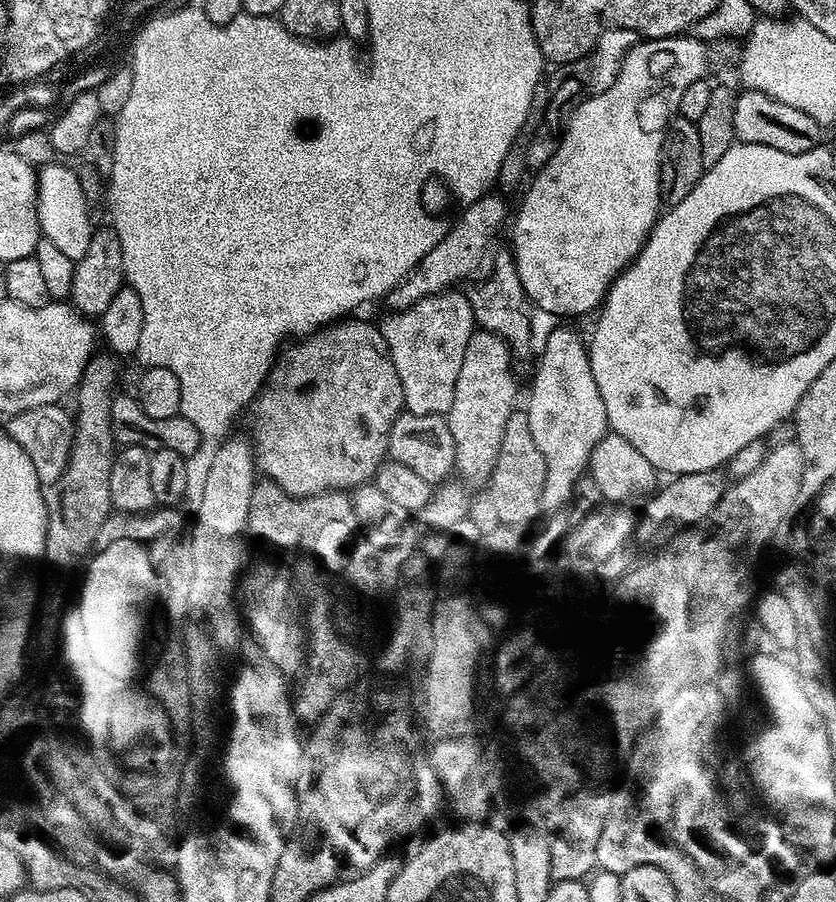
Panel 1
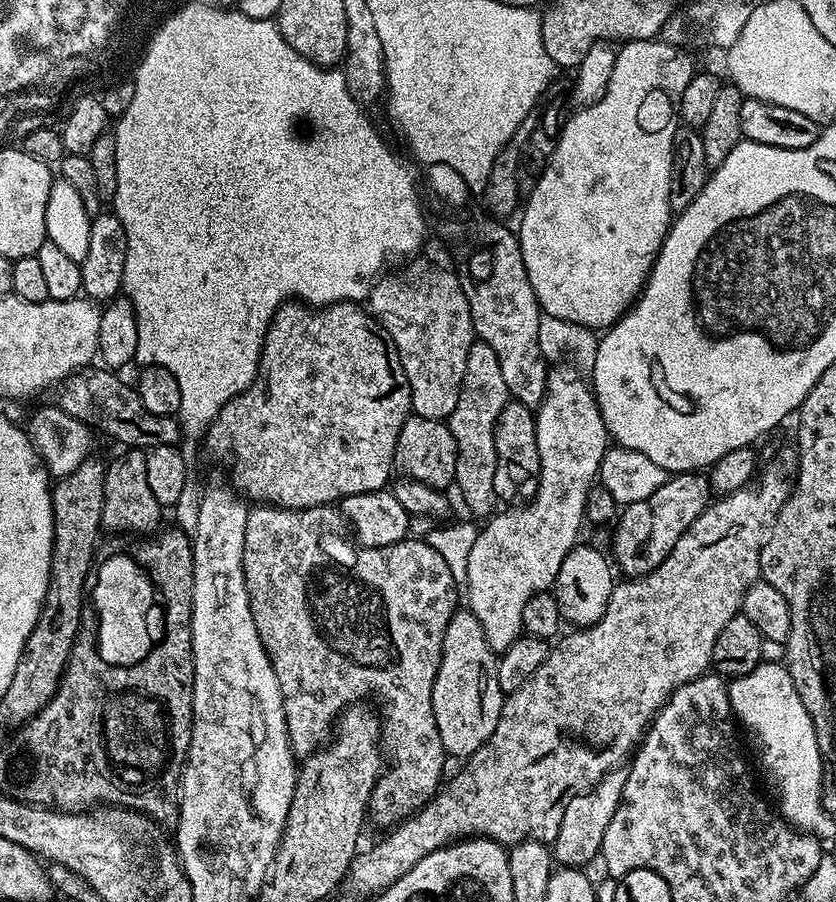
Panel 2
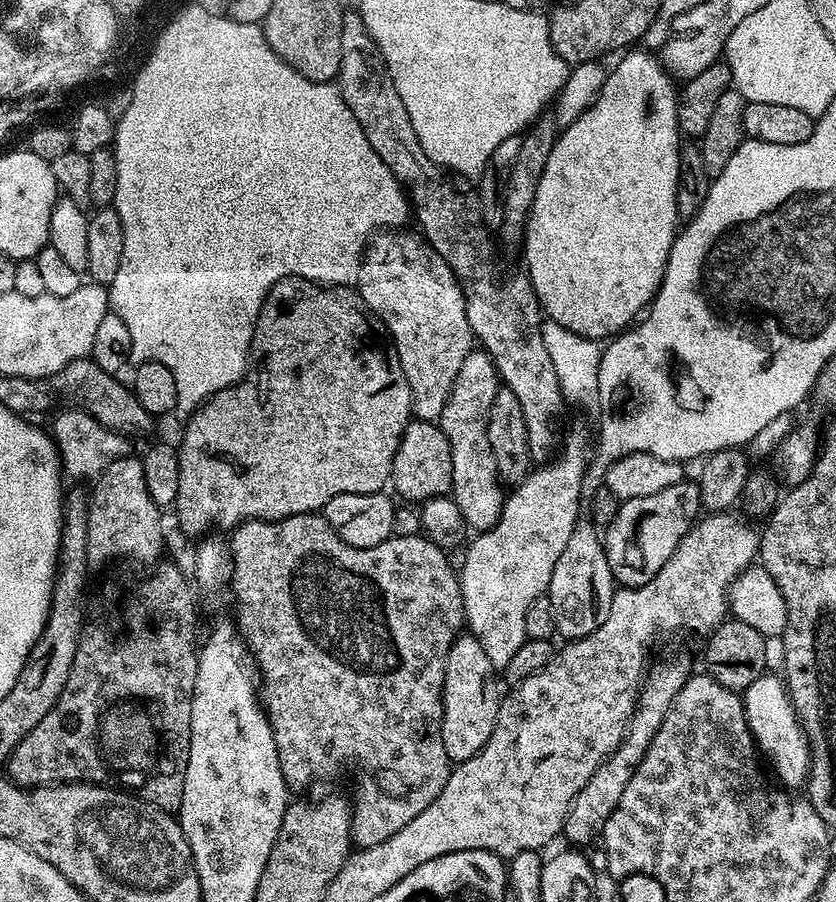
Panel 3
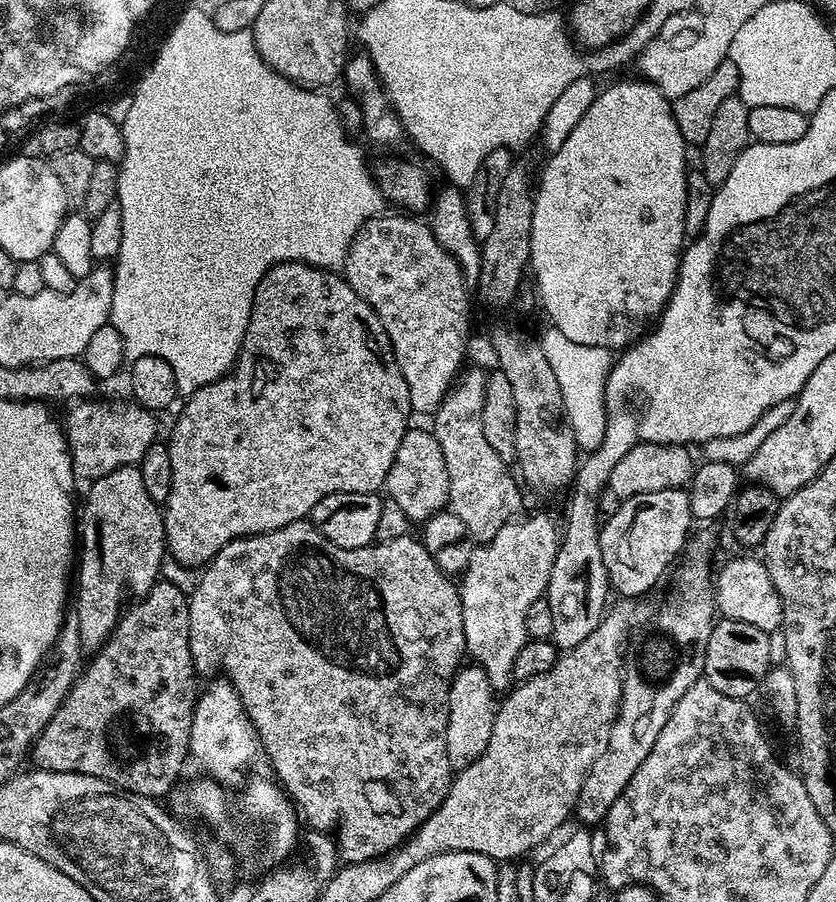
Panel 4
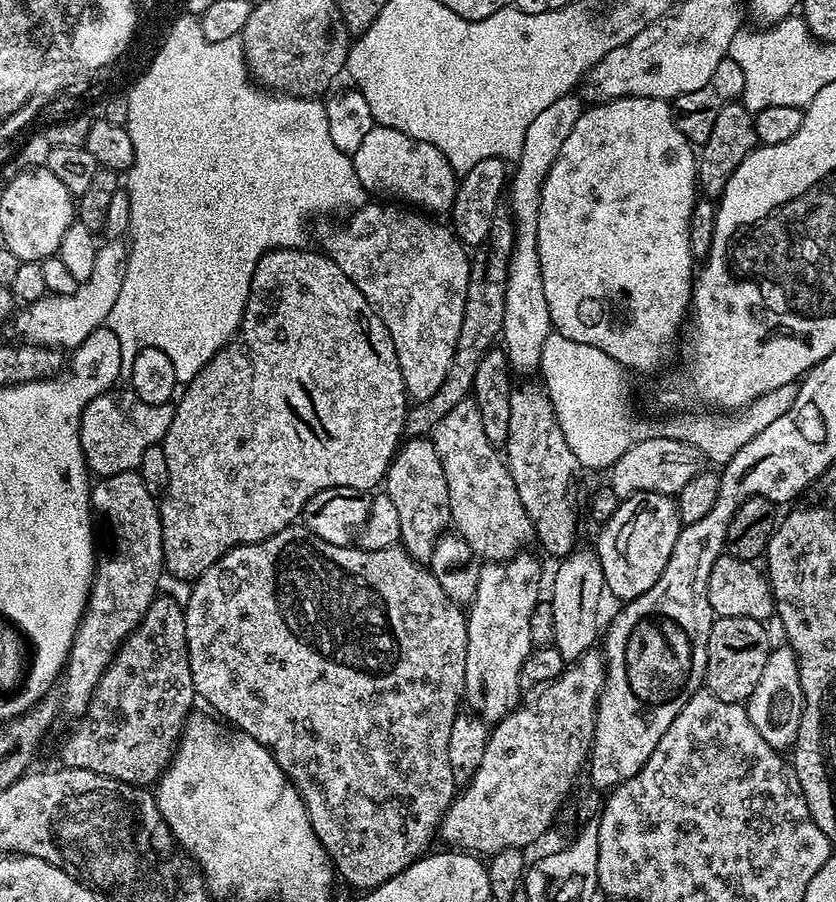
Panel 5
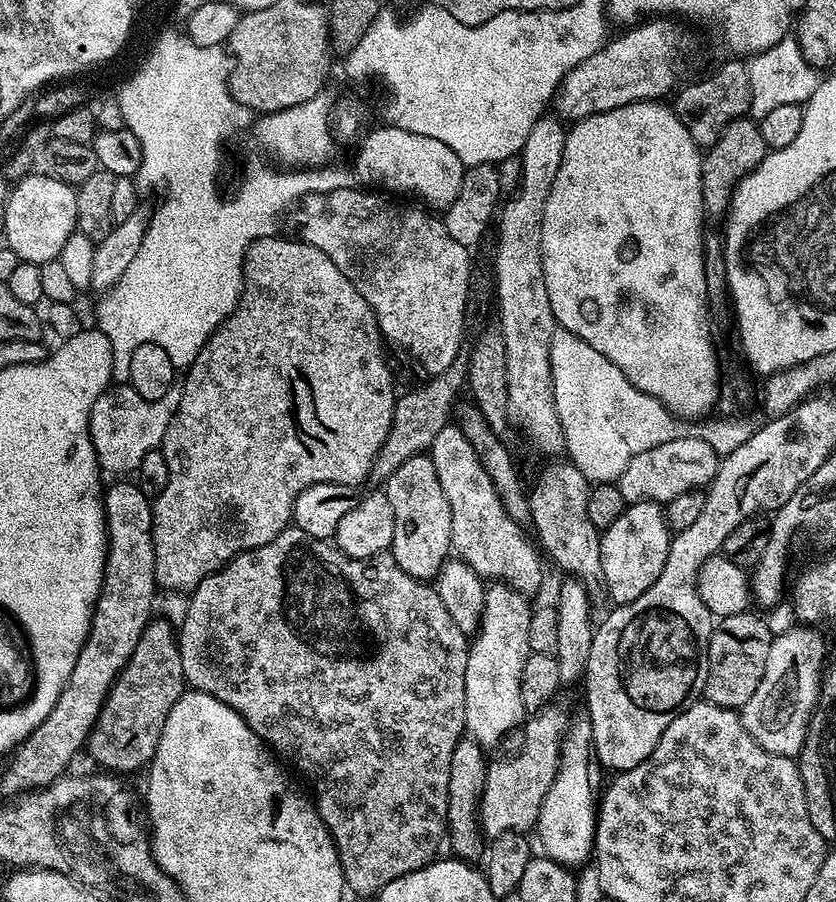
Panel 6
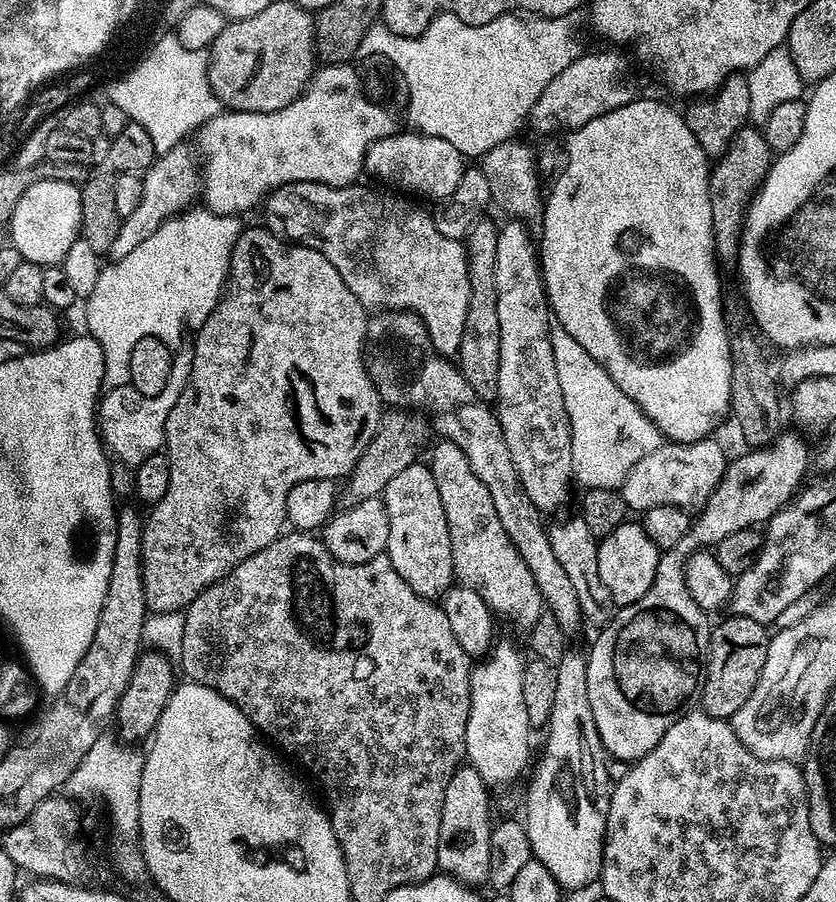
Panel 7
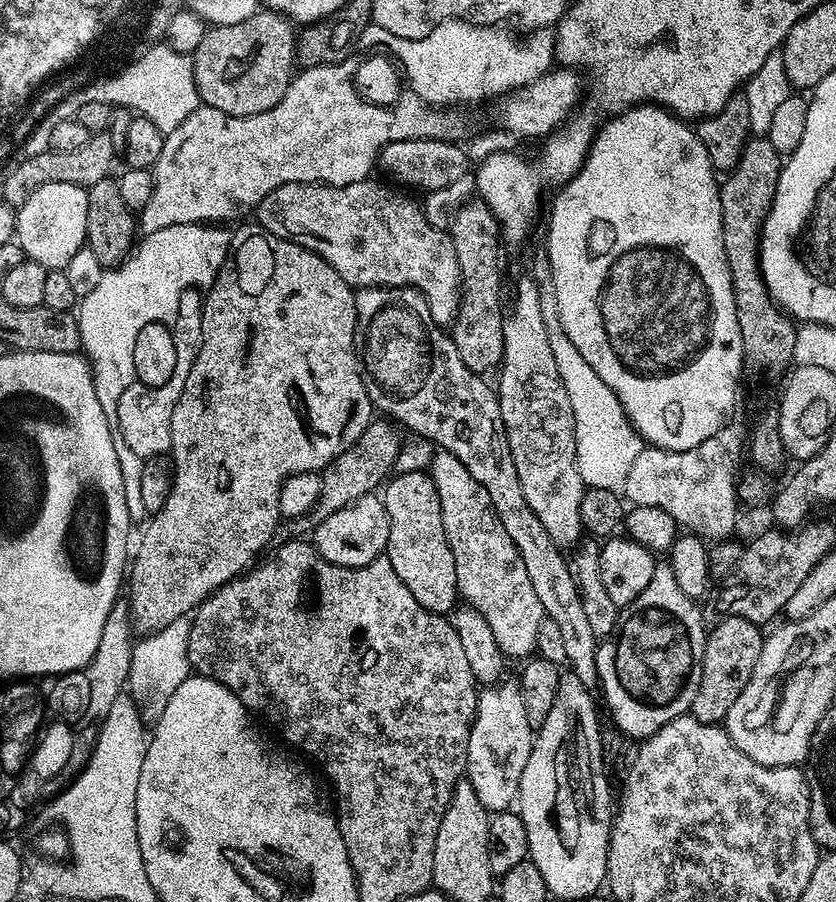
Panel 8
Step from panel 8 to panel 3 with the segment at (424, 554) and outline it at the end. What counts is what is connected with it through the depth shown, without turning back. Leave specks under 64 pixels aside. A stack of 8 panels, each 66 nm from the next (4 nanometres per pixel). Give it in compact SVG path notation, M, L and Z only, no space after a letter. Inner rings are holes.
M413 419L409 423L392 463L391 487L396 487L397 497L425 502L436 496L447 497L452 490L452 459L450 442L439 423Z

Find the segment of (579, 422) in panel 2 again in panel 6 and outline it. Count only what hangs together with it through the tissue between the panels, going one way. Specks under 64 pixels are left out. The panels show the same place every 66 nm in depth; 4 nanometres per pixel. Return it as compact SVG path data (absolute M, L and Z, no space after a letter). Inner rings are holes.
M489 583L485 590L485 612L481 616L480 628L470 640L470 651L466 662L466 732L480 747L491 750L507 732L515 733L523 725L526 713L522 706L522 666L526 658L532 655L530 650L530 618L533 605L529 597L523 596L509 584Z

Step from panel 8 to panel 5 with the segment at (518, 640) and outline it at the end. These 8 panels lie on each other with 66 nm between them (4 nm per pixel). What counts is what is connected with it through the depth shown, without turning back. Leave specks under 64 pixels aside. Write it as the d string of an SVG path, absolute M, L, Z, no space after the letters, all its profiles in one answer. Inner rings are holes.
M469 398L458 402L458 406L450 410L450 414L446 414L432 427L430 439L434 450L438 450L438 462L442 462L442 470L446 474L452 524L458 535L469 544L473 555L484 562L495 562L508 560L527 549L528 543L531 545L534 540L532 523L518 498L518 490L514 486L514 478L505 457L498 451L497 445L492 444L490 438L486 438L486 430L482 430L482 414L478 414L476 401Z

